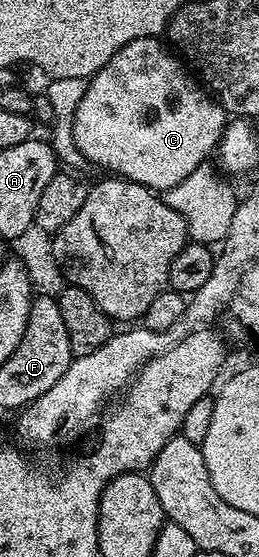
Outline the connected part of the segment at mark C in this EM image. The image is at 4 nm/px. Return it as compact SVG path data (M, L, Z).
M144 37L143 39L129 41L119 51L115 51L115 55L111 55L108 63L93 77L88 78L86 94L83 95L83 99L79 99L79 107L71 119L73 123L73 138L77 144L77 149L85 156L86 162L90 166L98 165L101 169L109 169L105 171L124 180L145 185L154 191L164 191L175 187L175 183L183 183L183 179L187 179L187 175L191 175L191 171L195 171L195 167L206 164L214 156L217 146L221 144L221 136L225 134L225 126L227 124L227 114L221 102L210 96L192 76L189 78L185 74L186 66L176 56L174 56L175 58L169 57L168 51L159 42L160 40L157 37Z

